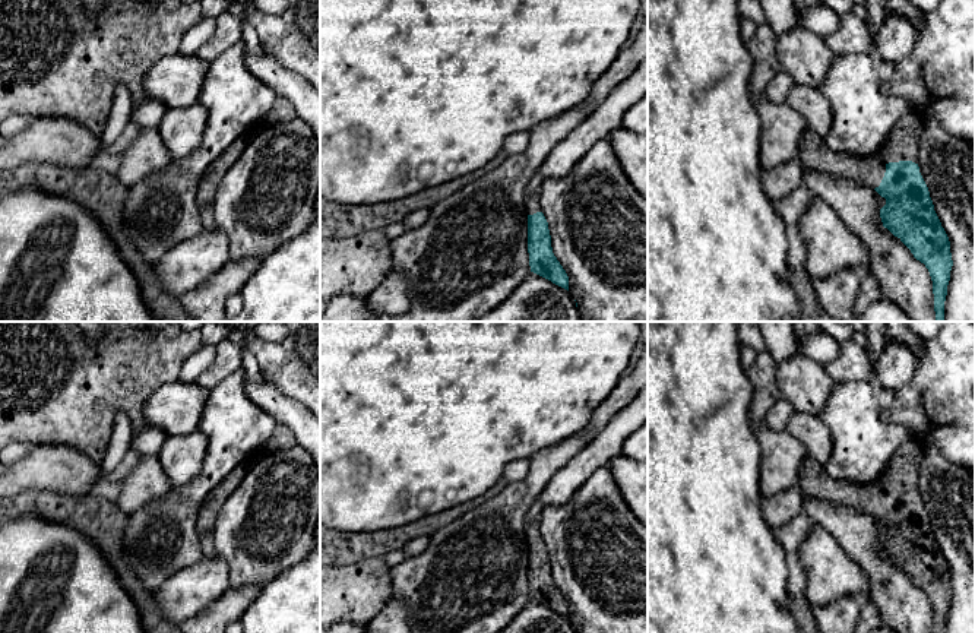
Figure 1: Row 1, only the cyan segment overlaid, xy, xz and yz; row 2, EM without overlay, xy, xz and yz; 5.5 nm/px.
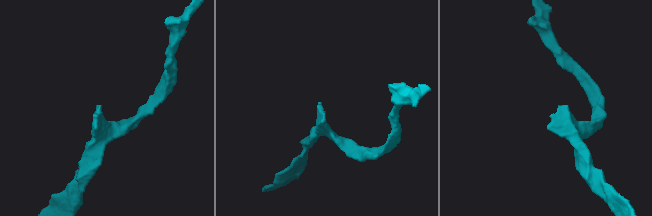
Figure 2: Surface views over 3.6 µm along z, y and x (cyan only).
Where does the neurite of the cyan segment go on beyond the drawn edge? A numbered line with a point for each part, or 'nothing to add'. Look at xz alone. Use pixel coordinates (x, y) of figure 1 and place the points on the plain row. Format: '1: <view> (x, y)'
1: xz (532, 521)

